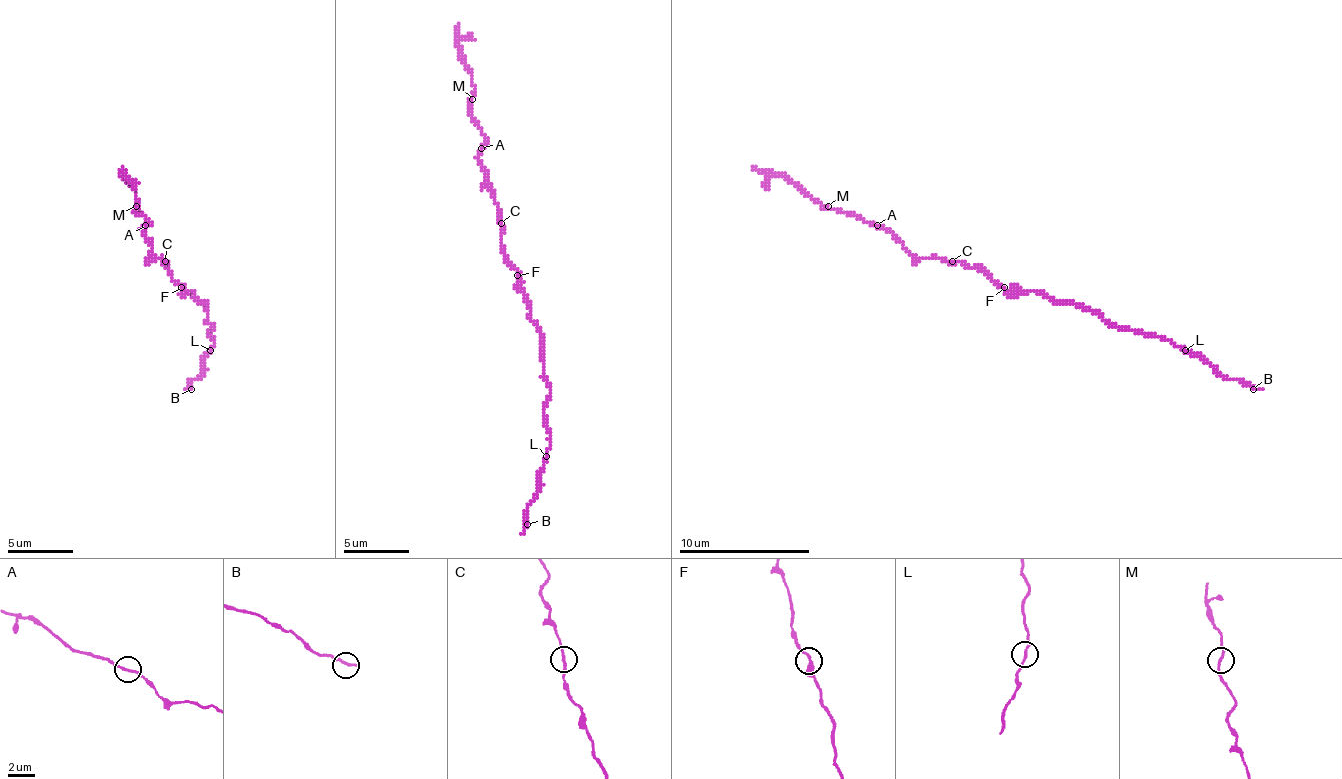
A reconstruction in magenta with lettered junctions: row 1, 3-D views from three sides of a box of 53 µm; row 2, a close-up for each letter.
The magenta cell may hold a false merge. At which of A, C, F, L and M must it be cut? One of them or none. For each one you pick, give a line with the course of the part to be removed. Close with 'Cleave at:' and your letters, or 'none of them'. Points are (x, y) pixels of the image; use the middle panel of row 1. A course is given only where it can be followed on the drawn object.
Cleave at: none of them

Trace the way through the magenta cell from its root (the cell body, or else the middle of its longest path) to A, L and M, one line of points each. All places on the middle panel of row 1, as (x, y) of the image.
A: (521, 272), (508, 259), (501, 246), (501, 216), (495, 190), (488, 180), (488, 171), (478, 161), (481, 148)
L: (521, 272), (521, 292), (540, 334), (544, 380), (550, 390), (544, 409), (550, 436), (547, 455)
M: (521, 272), (501, 246), (501, 216), (495, 190), (488, 171), (478, 161), (485, 135), (472, 115), (472, 99)

